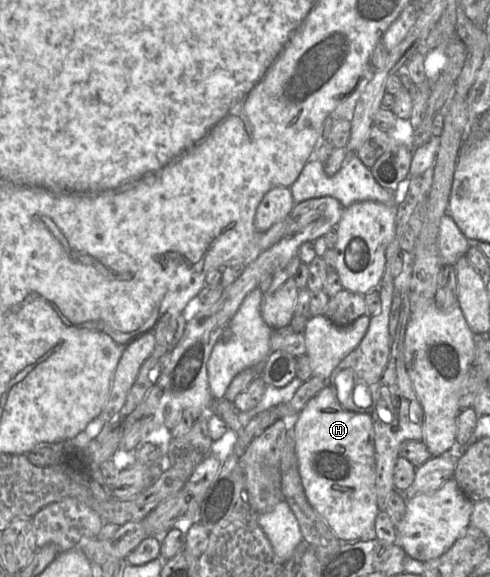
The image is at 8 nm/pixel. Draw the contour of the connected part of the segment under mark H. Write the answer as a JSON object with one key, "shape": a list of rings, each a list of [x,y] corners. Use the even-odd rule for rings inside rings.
{"shape":[[[326,386],[297,415],[293,432],[301,481],[312,507],[328,522],[340,541],[375,539],[374,523],[379,508],[375,487],[375,445],[371,414],[343,409],[330,386]]]}

